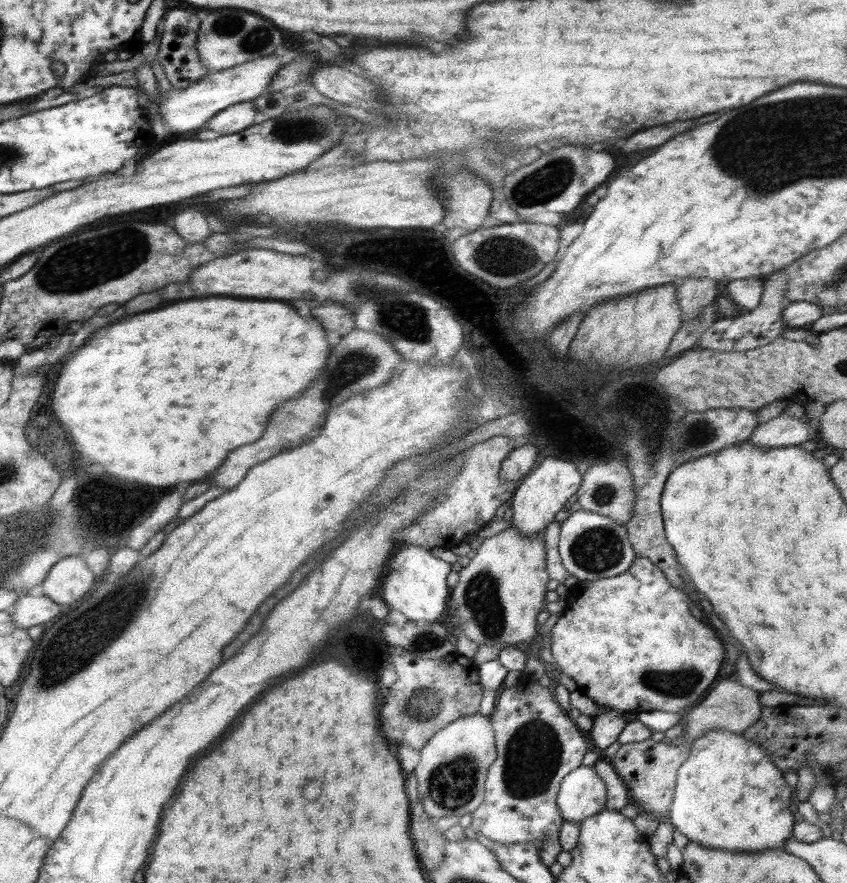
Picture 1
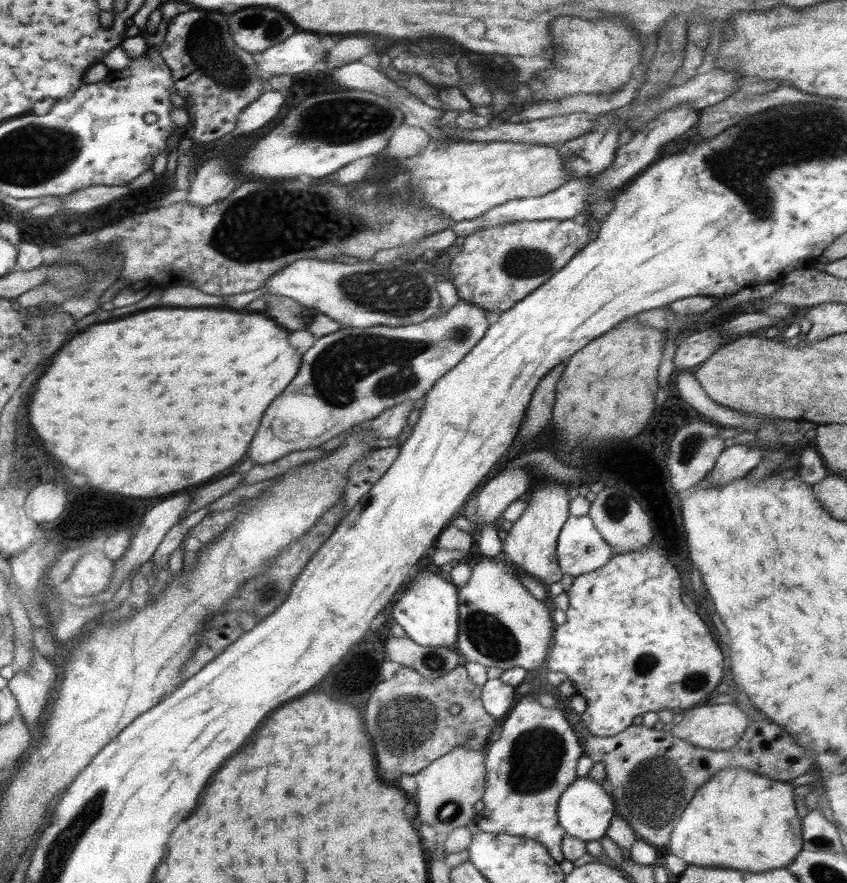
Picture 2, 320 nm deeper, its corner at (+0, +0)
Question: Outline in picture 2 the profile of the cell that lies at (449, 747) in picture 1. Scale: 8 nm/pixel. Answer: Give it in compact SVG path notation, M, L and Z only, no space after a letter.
M457 746L448 754L433 760L416 773L416 808L418 818L436 829L440 835L466 827L475 818L474 804L481 800L485 789L485 750L472 750L470 746Z

